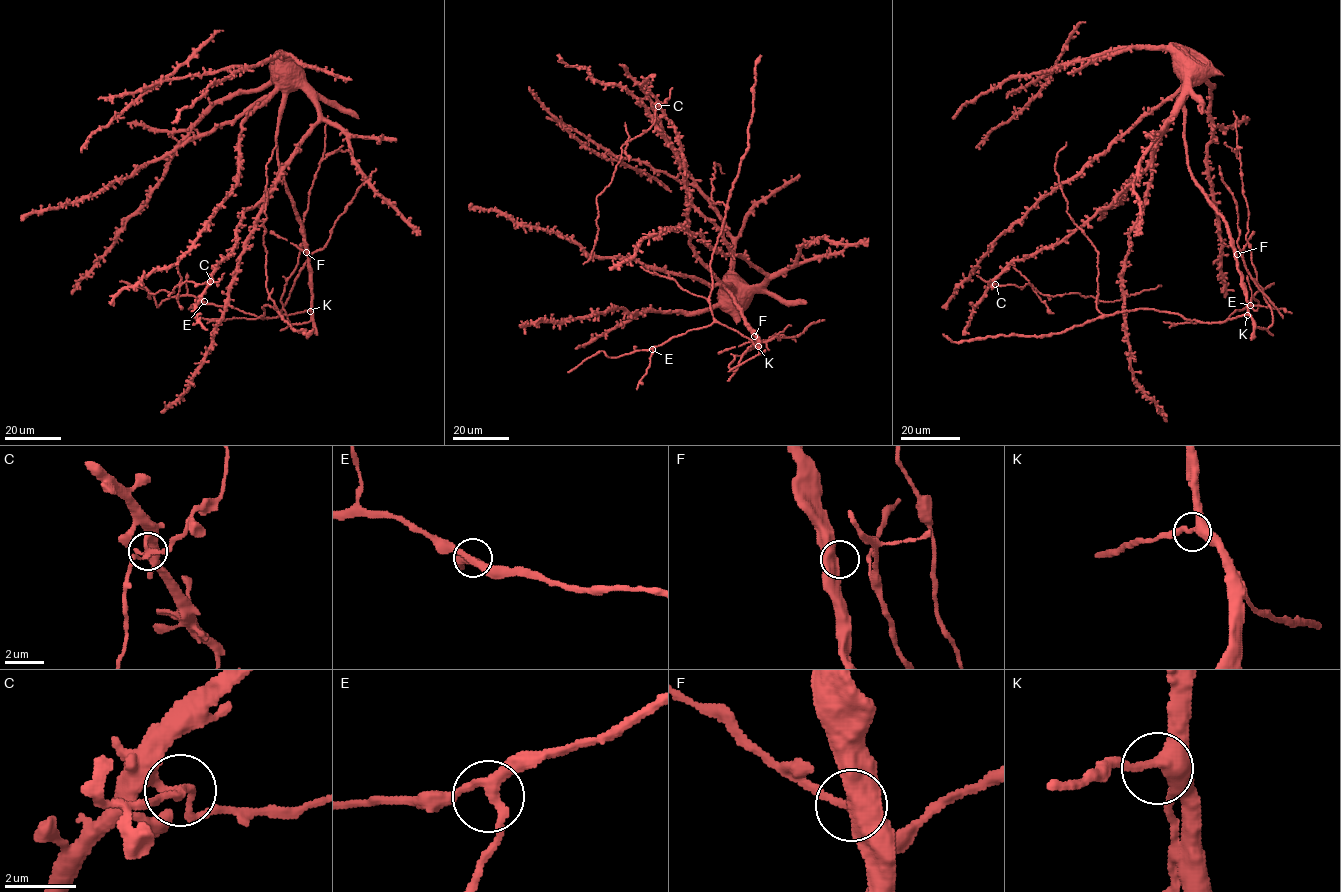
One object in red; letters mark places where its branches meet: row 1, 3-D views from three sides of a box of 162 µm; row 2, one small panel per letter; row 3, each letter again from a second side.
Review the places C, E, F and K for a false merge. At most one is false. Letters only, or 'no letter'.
C

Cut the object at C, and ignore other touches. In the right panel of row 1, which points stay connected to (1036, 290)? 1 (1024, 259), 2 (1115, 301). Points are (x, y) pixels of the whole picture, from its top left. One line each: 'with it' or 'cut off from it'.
1: cut off from it
2: with it

